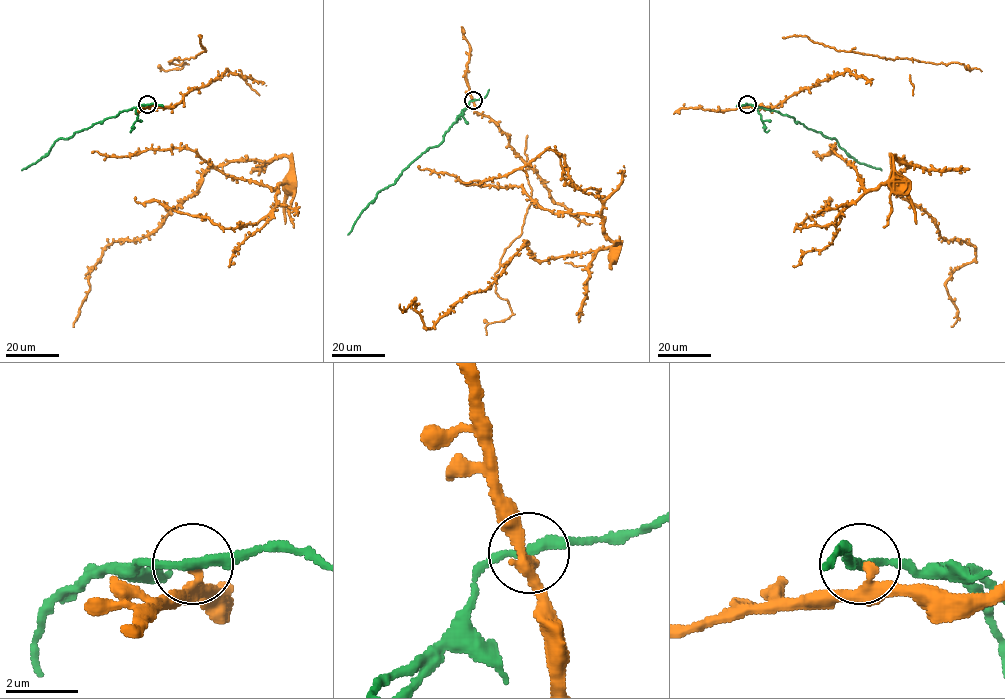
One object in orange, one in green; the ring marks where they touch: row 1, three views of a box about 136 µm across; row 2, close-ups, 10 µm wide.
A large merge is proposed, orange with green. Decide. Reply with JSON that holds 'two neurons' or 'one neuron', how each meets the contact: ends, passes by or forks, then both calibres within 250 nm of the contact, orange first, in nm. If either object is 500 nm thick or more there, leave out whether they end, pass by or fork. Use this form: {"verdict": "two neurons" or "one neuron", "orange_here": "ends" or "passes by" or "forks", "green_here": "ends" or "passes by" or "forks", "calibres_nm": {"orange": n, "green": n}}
{"verdict": "two neurons", "orange_here": "forks", "green_here": "passes by", "calibres_nm": {"orange": 180, "green": 260}}

